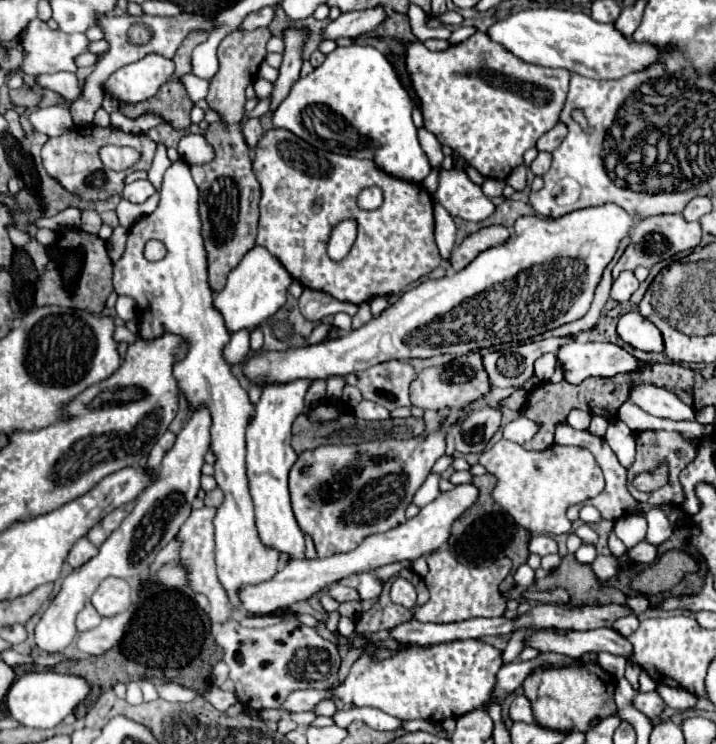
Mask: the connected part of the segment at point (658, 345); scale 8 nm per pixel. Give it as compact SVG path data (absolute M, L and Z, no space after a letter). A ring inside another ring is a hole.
M637 310L623 314L617 322L617 334L619 338L643 352L663 352L663 338L657 326L643 318Z

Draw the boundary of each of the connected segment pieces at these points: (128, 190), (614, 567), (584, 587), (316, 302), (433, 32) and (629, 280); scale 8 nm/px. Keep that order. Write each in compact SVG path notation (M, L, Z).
M137 180L133 184L127 184L123 190L123 198L133 204L143 204L153 194L155 194L155 188L149 180Z
M598 555L592 564L592 568L600 579L609 579L617 574L620 569L617 558Z
M573 554L561 560L561 566L553 570L547 578L535 580L533 590L551 590L551 588L565 588L571 594L571 602L575 606L605 606L605 604L621 604L625 606L625 594L615 588L601 588L595 580L591 566L575 562Z
M311 288L303 290L303 294L299 298L299 308L301 308L301 314L307 320L313 320L313 322L319 322L325 316L337 314L337 312L347 312L349 316L353 316L357 312L355 304L339 302L331 294L319 292L319 290L311 290Z
M419 6L409 8L409 24L411 24L411 32L417 38L417 42L425 42L429 39L448 40L451 34L451 30L445 26L437 26L437 28L427 26L427 16L423 14Z
M623 272L619 278L615 278L613 288L611 288L611 300L625 302L631 298L631 294L639 288L639 280L635 278L633 272Z

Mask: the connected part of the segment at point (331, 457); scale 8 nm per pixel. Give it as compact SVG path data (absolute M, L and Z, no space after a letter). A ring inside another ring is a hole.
M533 374L527 382L513 388L497 388L491 386L491 390L481 396L479 400L459 408L451 410L449 416L441 425L439 432L429 434L425 440L409 438L409 440L395 440L395 438L383 438L373 440L365 444L353 444L353 446L319 446L313 450L303 452L289 474L289 490L291 490L291 502L295 518L303 532L307 532L317 548L319 558L329 556L329 552L349 552L361 544L363 538L375 532L387 532L389 528L405 522L405 508L411 504L411 498L415 490L425 482L427 474L431 472L433 464L445 454L447 442L445 436L454 428L460 426L467 414L494 406L511 396L515 390L533 390L539 384L539 378ZM353 470L351 484L347 486L347 476ZM337 486L339 496L337 498Z

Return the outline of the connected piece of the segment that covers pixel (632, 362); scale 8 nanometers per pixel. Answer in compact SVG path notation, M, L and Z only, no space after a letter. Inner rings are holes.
M571 340L557 350L557 366L563 368L563 378L569 384L579 384L589 376L613 376L617 372L629 372L637 370L641 362L633 358L629 352L615 344L603 344L603 342L589 342L589 340Z

